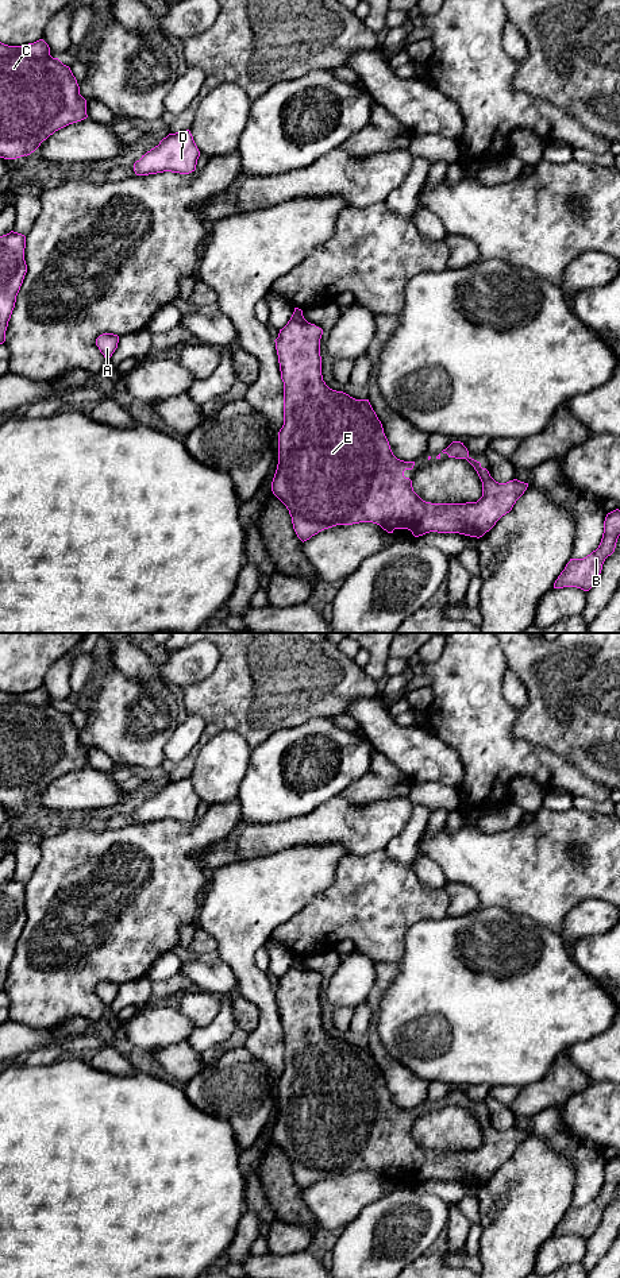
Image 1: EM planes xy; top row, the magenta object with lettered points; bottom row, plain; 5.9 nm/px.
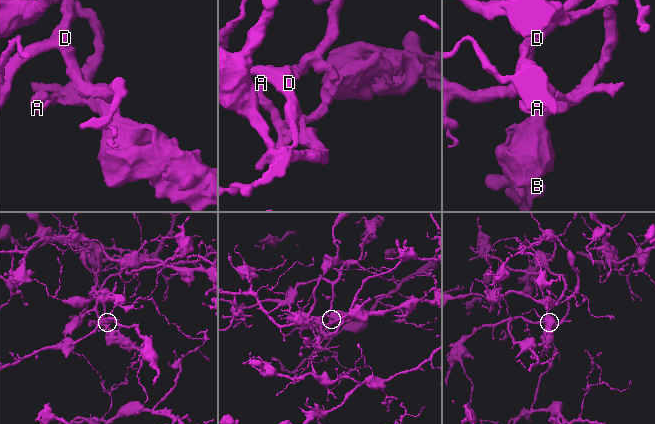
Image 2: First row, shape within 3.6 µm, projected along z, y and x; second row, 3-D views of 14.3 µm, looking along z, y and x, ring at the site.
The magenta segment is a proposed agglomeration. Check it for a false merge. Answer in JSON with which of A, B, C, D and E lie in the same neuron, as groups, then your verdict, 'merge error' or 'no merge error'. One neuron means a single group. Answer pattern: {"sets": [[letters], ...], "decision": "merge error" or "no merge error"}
{"sets": [["A", "B", "C", "E"], ["D"]], "decision": "merge error"}

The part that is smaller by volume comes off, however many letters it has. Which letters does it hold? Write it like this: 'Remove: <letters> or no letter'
Remove: A, B, C, E

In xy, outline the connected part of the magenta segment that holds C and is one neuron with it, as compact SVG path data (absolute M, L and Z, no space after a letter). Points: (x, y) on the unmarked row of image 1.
M43 687L28 691L26 694L8 694L0 690L0 806L16 807L24 803L27 804L34 800L41 794L41 791L55 779L69 772L81 769L86 765L86 748L80 742L80 734L76 725L73 723L69 714L63 713L58 706L53 706L50 703L50 695Z

